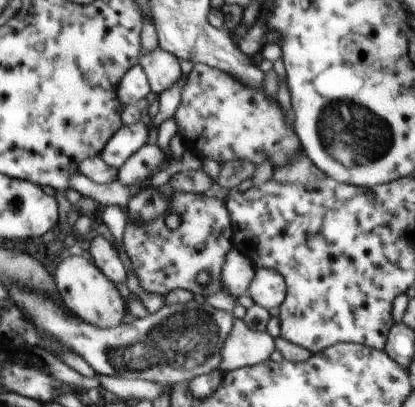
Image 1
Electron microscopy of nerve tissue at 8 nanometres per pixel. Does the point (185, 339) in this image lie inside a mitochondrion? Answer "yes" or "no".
yes

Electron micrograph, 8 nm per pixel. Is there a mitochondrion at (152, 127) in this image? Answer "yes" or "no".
no

